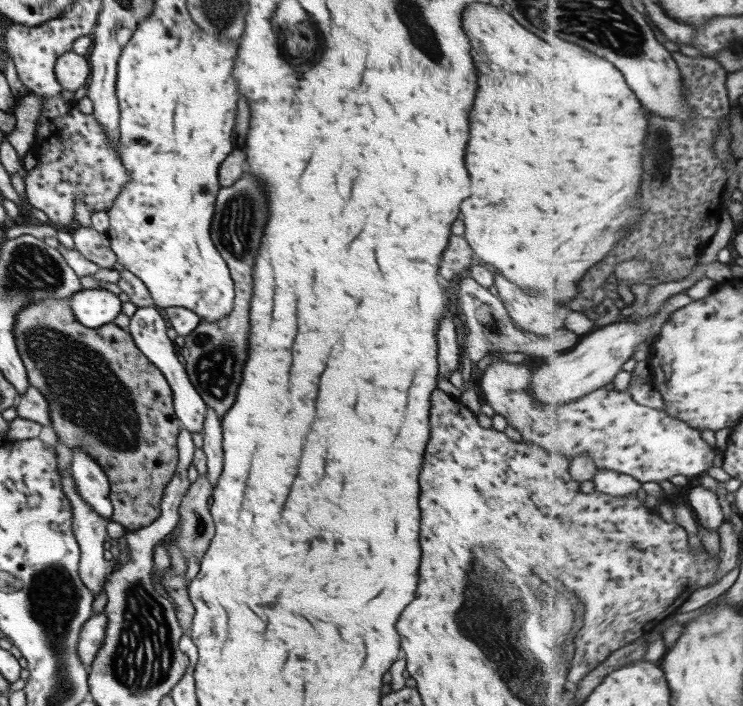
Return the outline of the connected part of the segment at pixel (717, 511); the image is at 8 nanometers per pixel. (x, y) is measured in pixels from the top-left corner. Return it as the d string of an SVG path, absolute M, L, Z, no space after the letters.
M701 486L689 489L687 496L698 523L703 528L718 532L727 520L719 496L713 490Z

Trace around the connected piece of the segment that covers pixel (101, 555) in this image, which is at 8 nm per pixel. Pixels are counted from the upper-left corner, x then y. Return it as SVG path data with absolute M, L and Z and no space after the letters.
M59 470L59 476L61 476L62 493L65 498L68 498L71 507L71 528L80 554L78 564L80 581L88 588L88 591L92 592L95 598L102 590L103 584L115 564L115 561L108 557L107 552L103 549L106 535L105 525L108 520L93 512L93 509L78 495L75 487L73 487L69 470Z

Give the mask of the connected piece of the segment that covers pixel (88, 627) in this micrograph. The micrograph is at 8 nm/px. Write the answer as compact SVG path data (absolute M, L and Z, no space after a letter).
M103 611L93 613L92 616L81 625L76 651L78 659L86 668L90 666L99 647L104 641L105 627L106 614Z

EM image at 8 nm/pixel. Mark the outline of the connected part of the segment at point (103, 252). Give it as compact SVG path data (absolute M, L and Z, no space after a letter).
M76 226L70 230L70 235L74 242L73 248L85 260L97 264L99 268L112 268L116 256L105 234L95 231L92 227Z

